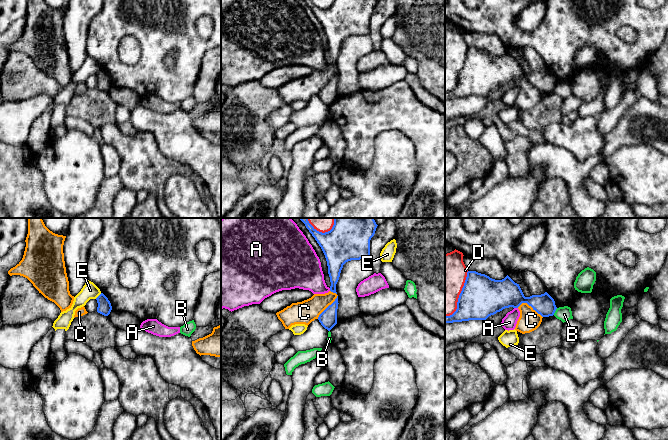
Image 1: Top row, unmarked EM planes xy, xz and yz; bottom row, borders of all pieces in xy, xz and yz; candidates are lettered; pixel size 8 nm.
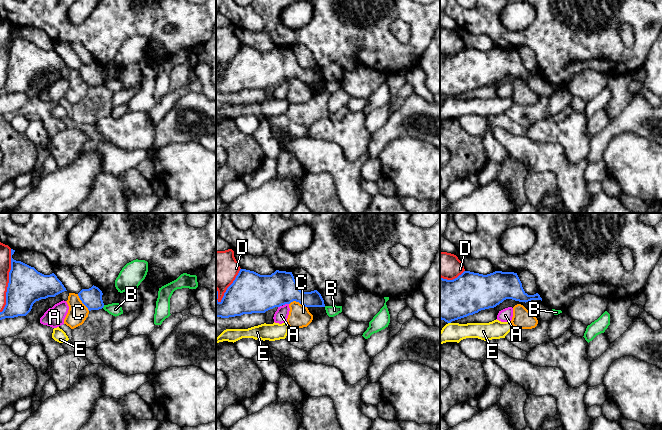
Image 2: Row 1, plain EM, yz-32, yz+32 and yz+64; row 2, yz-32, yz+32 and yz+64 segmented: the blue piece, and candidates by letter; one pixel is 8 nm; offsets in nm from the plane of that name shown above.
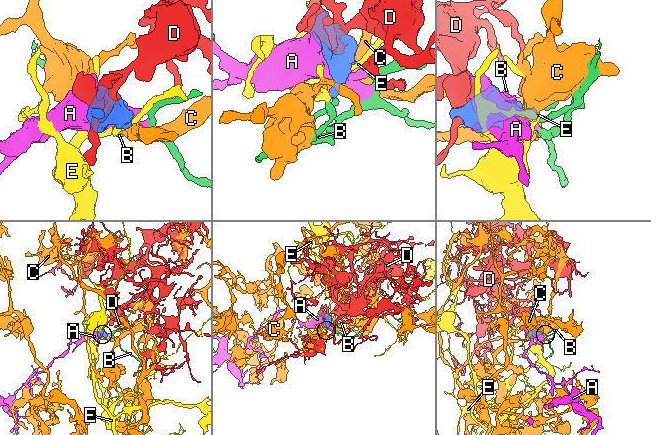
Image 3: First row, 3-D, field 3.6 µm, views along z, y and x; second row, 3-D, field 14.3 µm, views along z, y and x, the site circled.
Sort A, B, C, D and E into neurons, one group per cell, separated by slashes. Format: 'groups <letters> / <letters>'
groups A / B / C / D / E

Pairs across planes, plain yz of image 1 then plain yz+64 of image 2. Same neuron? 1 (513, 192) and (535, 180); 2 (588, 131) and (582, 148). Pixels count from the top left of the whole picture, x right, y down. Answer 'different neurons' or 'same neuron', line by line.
1: different neurons
2: same neuron

